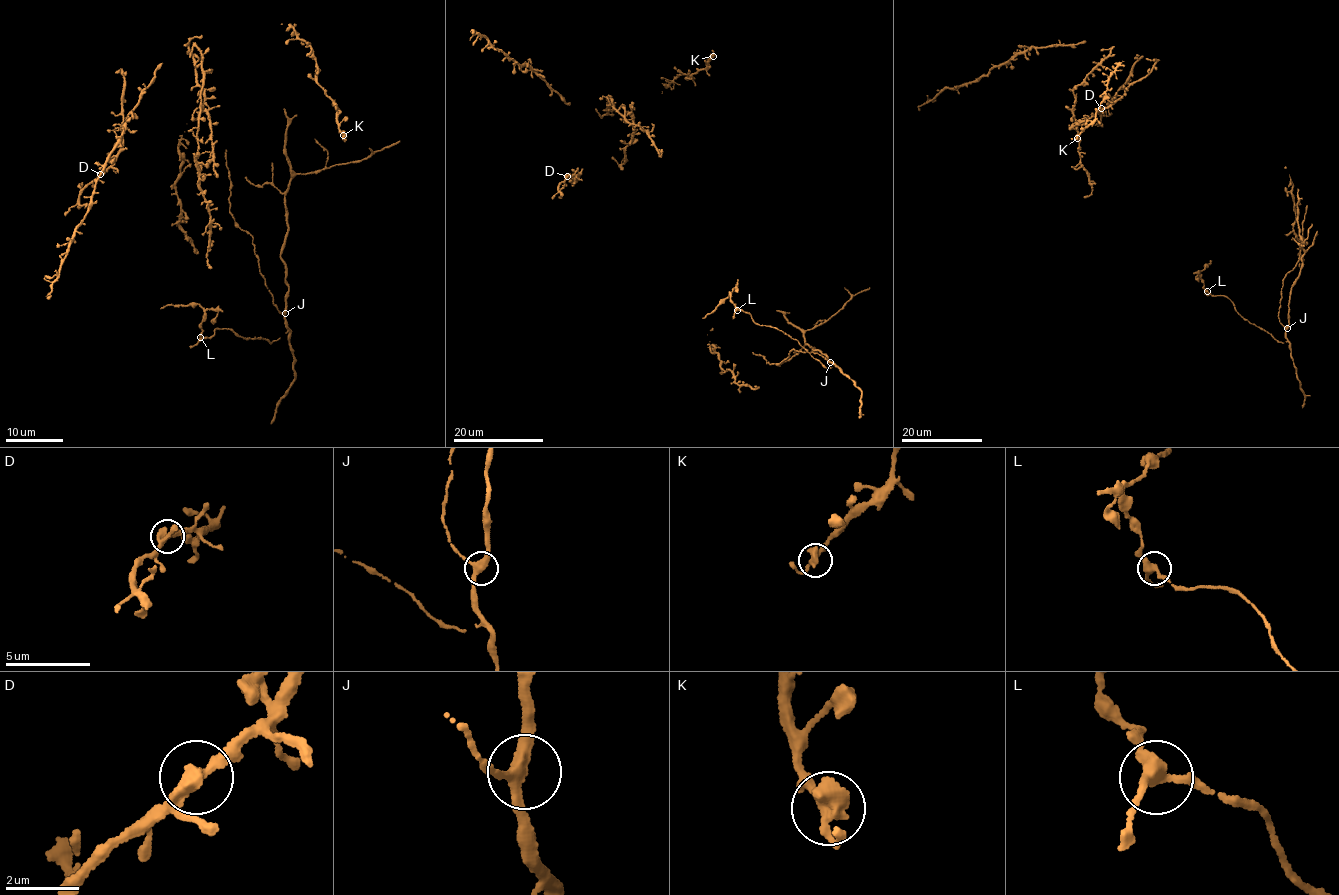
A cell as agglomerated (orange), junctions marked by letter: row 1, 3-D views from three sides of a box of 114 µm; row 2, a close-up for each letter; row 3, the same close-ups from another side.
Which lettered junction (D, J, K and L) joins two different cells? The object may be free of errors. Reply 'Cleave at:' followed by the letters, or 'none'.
Cleave at: L

